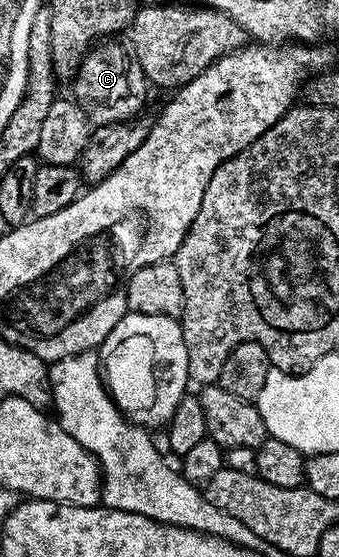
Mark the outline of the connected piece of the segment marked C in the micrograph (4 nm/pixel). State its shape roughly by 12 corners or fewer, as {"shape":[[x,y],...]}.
{"shape":[[124,44],[88,51],[73,80],[88,123],[136,118],[149,90]]}

